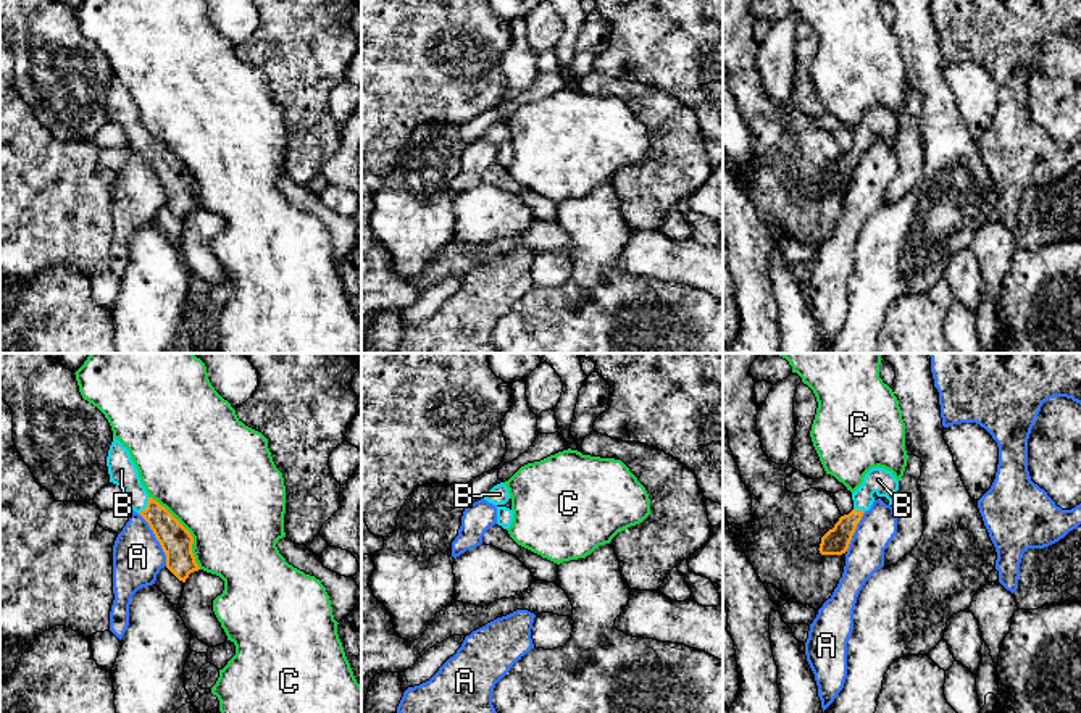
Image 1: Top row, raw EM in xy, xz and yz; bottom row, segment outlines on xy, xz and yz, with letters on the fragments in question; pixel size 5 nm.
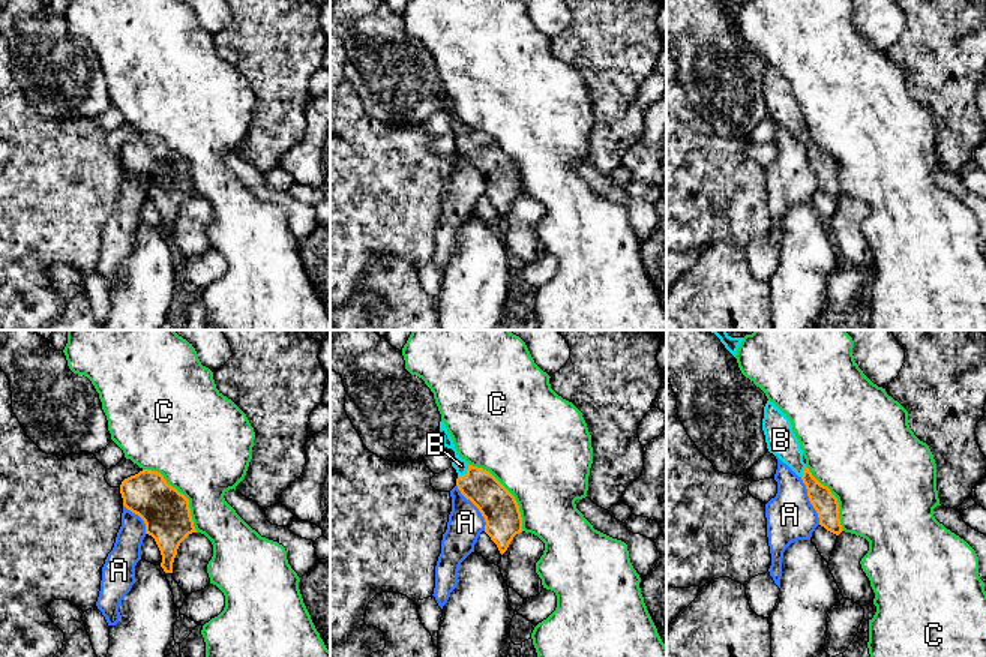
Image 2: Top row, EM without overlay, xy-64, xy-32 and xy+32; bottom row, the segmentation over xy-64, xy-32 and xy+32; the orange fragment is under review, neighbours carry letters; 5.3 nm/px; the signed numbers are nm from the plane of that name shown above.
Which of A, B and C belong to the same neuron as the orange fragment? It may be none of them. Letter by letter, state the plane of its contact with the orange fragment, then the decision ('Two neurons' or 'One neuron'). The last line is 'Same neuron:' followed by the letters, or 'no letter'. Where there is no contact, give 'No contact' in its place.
A: Touches orange in xy. Two neurons
B: Touches orange in xy. One neuron
C: Touches orange in xy. Two neurons
Same neuron: B

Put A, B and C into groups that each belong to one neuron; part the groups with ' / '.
A / B / C

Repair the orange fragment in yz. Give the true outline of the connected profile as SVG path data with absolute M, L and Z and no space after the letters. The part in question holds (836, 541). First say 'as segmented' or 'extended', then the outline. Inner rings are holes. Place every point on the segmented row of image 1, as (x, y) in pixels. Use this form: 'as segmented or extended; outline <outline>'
extended; outline M871 468L862 486L852 492L854 510L849 515L839 518L833 529L829 529L820 544L821 555L842 555L847 552L852 536L857 529L865 511L868 511L874 502L874 494L878 497L886 497L889 505L895 503L899 490L899 481L894 474L884 468Z

